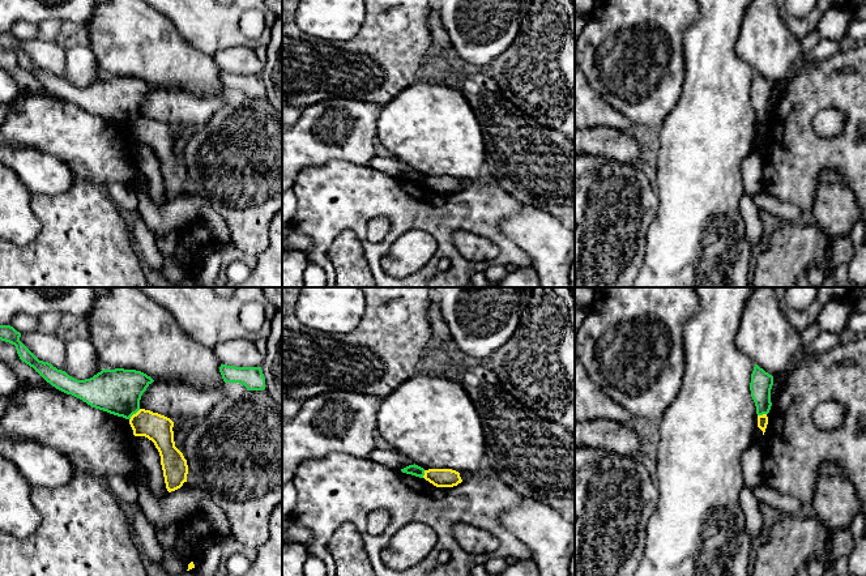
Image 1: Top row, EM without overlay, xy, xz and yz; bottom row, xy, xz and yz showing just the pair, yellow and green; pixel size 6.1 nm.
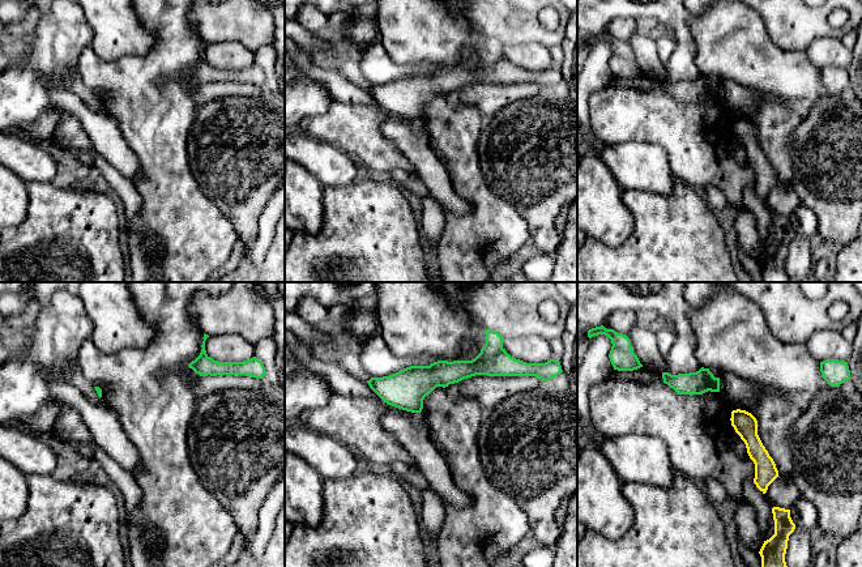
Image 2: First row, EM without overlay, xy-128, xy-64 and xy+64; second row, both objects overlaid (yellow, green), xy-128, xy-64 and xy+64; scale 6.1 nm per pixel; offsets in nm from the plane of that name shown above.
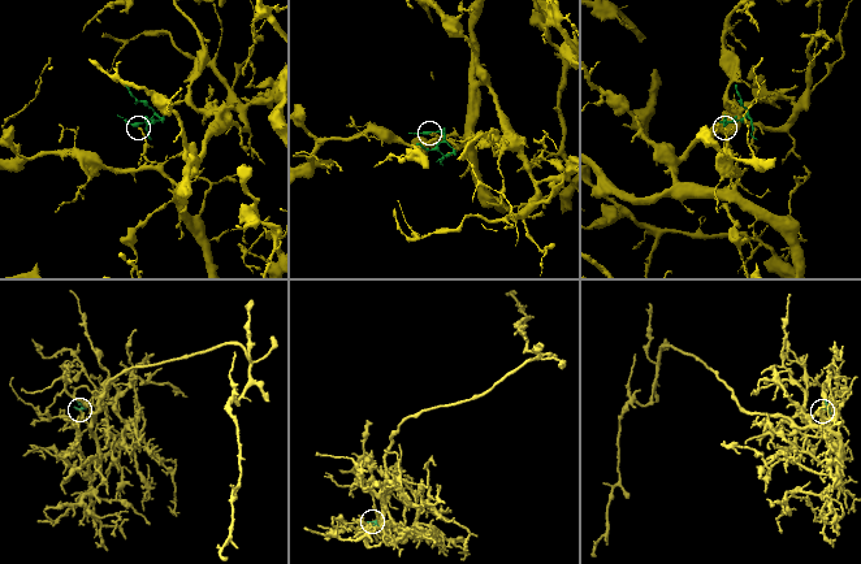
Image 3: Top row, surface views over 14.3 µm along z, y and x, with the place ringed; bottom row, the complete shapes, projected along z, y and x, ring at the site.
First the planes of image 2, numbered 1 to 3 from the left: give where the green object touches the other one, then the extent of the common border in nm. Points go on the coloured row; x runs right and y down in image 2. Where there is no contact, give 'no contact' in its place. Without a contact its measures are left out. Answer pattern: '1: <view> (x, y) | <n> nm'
1: no contact
2: no contact
3: no contact

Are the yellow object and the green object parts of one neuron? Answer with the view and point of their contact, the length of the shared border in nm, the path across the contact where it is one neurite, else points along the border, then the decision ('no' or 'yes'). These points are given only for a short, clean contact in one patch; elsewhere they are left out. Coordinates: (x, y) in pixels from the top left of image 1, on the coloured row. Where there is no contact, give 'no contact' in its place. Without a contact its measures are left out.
meets yellow in xy at (133, 414); contact 100 nm long; border along xy (140, 409), (129, 419); no

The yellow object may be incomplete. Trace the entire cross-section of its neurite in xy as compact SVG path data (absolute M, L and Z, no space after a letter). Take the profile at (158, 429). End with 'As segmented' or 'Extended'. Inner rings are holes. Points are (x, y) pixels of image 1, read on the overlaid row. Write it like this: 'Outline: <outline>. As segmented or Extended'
Outline: M140 409L129 419L135 436L152 440L161 456L165 483L168 492L187 482L188 465L183 453L175 447L174 422L158 413Z. As segmented

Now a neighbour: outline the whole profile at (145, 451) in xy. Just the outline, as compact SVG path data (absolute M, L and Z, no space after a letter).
M133 436L132 451L140 464L149 473L149 482L155 495L163 496L167 492L161 456L154 443L145 436Z

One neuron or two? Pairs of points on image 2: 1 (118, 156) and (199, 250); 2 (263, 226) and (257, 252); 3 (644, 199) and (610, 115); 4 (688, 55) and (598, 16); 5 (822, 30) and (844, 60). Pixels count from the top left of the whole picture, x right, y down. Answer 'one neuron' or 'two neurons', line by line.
1: two neurons
2: one neuron
3: two neurons
4: one neuron
5: two neurons

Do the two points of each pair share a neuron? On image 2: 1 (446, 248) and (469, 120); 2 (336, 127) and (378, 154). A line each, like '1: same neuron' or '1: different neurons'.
1: same neuron
2: same neuron

